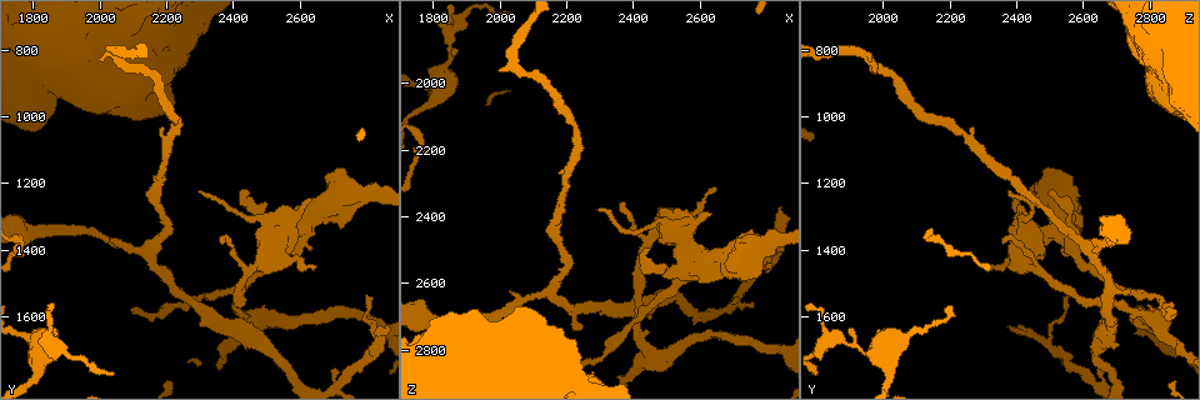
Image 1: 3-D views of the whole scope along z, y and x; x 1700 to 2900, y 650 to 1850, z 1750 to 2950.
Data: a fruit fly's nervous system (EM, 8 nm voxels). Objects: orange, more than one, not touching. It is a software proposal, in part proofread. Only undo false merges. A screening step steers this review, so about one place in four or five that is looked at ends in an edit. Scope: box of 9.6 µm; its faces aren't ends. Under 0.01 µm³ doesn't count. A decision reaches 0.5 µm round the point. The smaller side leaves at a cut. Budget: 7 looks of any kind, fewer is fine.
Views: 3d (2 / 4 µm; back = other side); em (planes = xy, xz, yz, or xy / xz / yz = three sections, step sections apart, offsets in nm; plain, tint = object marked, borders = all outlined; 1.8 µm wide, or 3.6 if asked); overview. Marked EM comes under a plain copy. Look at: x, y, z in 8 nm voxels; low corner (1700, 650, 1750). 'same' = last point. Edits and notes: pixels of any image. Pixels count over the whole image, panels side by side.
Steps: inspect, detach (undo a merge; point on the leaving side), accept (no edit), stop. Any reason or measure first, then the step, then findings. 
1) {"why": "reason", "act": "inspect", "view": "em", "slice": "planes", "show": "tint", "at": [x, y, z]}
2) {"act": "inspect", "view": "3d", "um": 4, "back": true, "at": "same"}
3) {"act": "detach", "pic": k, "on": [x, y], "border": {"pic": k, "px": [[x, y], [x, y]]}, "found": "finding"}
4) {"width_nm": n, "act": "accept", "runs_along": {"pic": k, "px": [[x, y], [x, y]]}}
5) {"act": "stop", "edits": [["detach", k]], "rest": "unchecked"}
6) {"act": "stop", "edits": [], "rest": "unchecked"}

{"why": "looks like a crossing", "act": "inspect", "view": "em", "um": 3.6, "slice": "planes", "show": "tint", "at": [2510, 1340, 2440]}

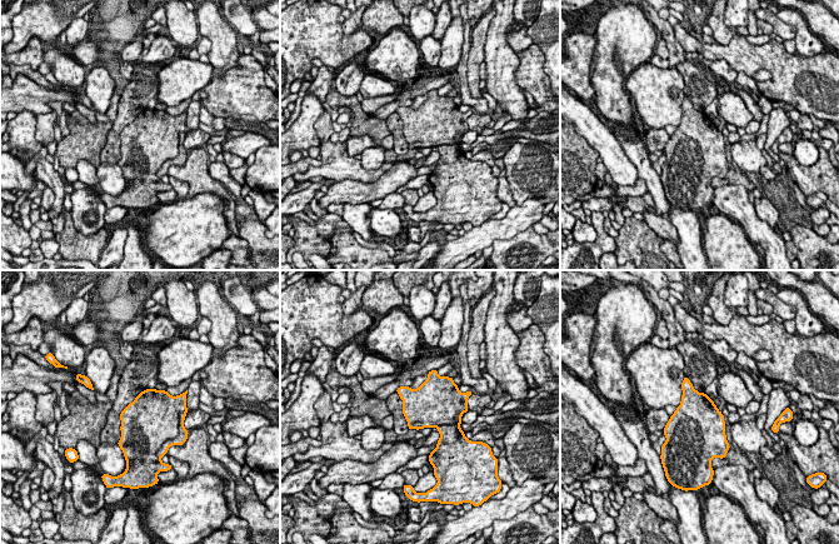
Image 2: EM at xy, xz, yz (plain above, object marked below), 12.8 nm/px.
{"act": "detach", "pic": 2, "on": [440, 408], "found": "a second neuron is stuck on"}

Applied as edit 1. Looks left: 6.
{"why": "three-way junction", "act": "inspect", "view": "em", "slice": "yz", "step": 8, "show": "tint", "at": [2130, 1410, 2640]}

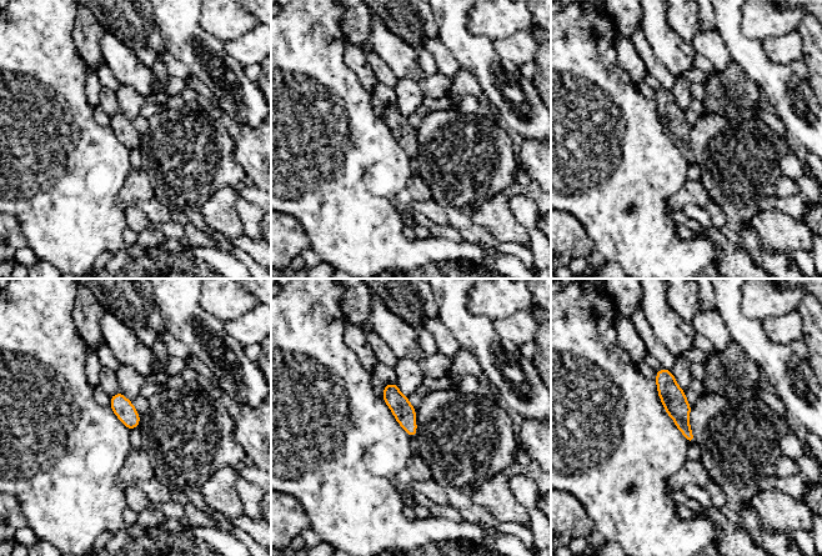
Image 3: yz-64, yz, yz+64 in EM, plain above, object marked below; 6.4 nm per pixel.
{"act": "inspect", "view": "em", "slice": "planes", "show": "tint", "at": "same"}

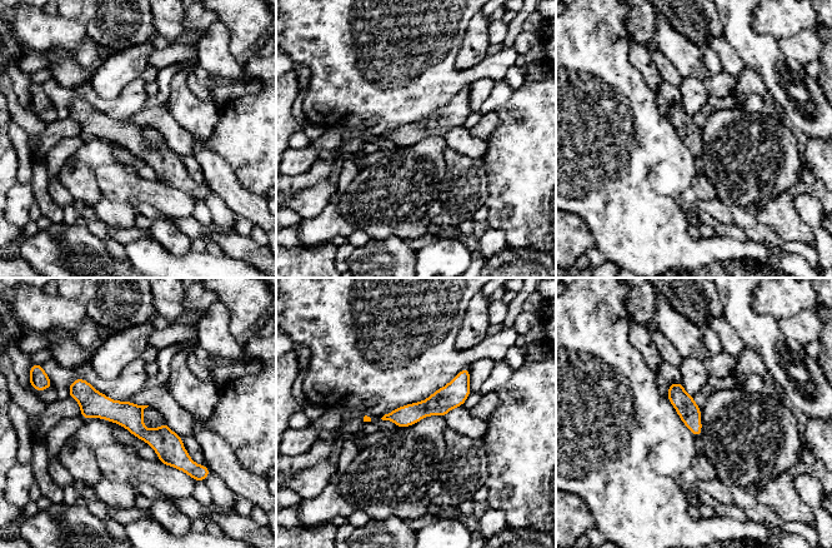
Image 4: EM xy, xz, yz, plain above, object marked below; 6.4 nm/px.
{"act": "accept", "runs_along": {"pic": 4, "px": [[73, 387], [124, 413], [193, 467]]}, "found": "all the same neuron"}

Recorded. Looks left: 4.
{"act": "inspect", "view": "3d", "um": 2, "back": true, "at": [2050, 820, 1950]}

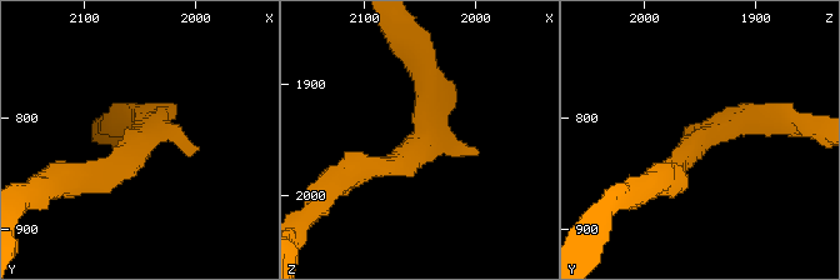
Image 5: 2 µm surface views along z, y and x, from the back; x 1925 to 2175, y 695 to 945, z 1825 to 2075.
{"act": "inspect", "view": "em", "slice": "planes", "show": "tint", "at": [2046, 820, 1950]}

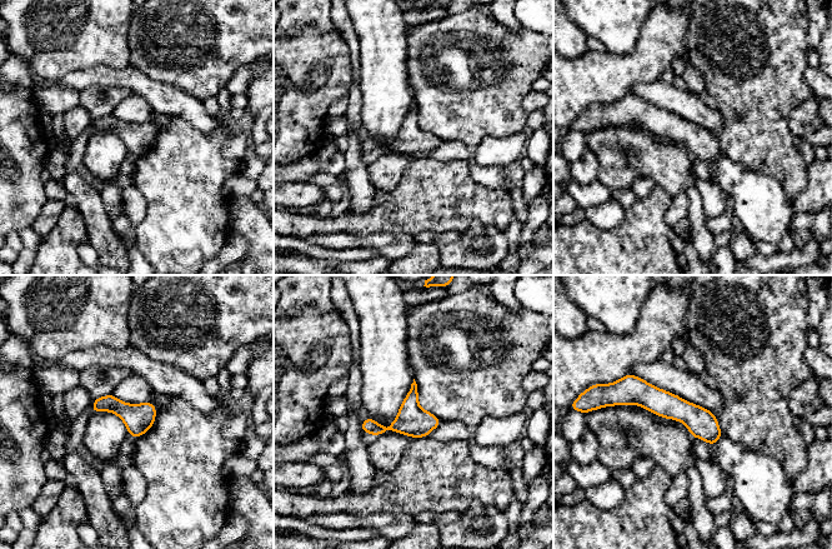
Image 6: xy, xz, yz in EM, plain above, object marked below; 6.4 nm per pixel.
{"act": "accept", "runs_along": {"pic": 6, "px": [[620, 402], [652, 398], [717, 434]]}, "found": "all the same neuron"}

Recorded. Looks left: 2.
{"act": "stop", "edits": [["detach", 2]], "rest": "unchecked"}

